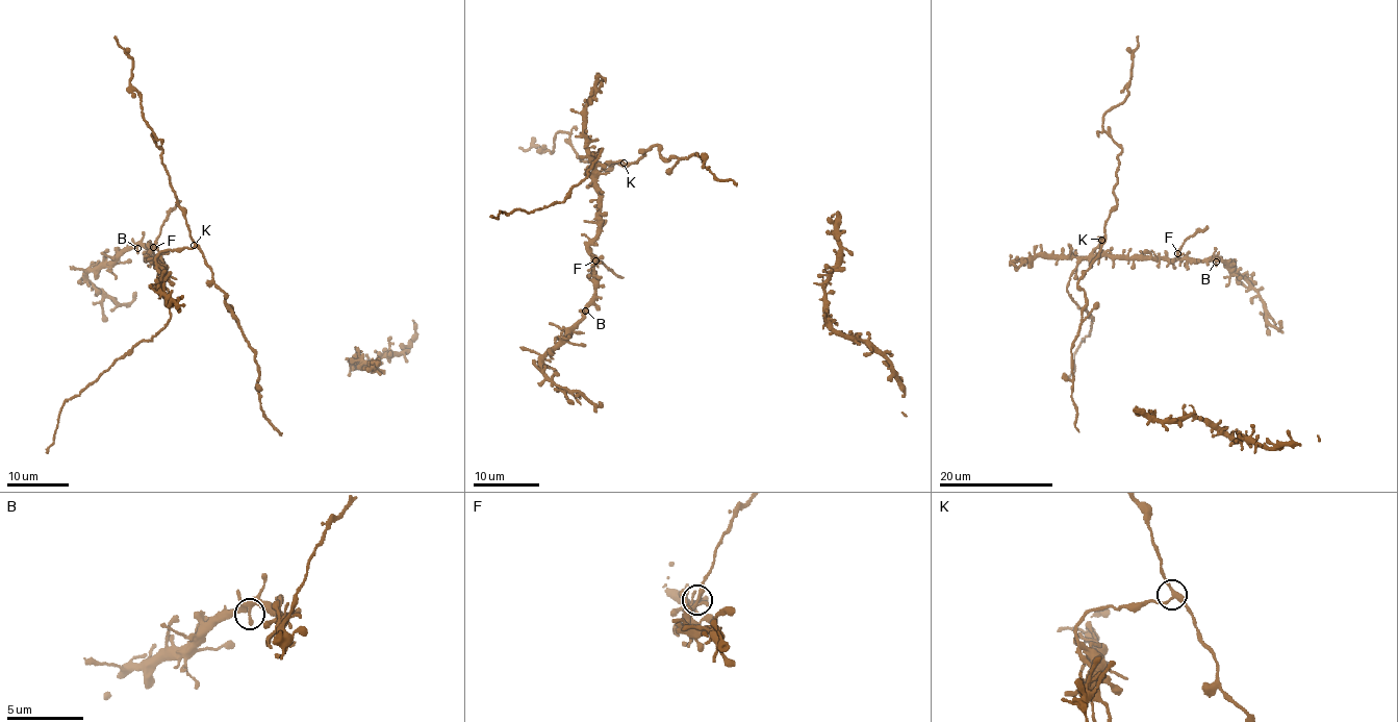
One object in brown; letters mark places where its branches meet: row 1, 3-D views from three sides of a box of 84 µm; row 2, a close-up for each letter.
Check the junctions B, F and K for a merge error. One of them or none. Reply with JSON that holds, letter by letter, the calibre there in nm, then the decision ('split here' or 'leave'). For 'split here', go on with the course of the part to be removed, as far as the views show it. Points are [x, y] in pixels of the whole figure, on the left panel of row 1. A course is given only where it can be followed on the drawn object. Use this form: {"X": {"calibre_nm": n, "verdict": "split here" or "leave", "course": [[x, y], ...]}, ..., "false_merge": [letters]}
{"B": {"calibre_nm": 280, "verdict": "leave"}, "F": {"calibre_nm": 220, "verdict": "split here", "course": [[153, 248], [159, 227], [180, 201]]}, "K": {"calibre_nm": 240, "verdict": "leave"}, "false_merge": ["F"]}

